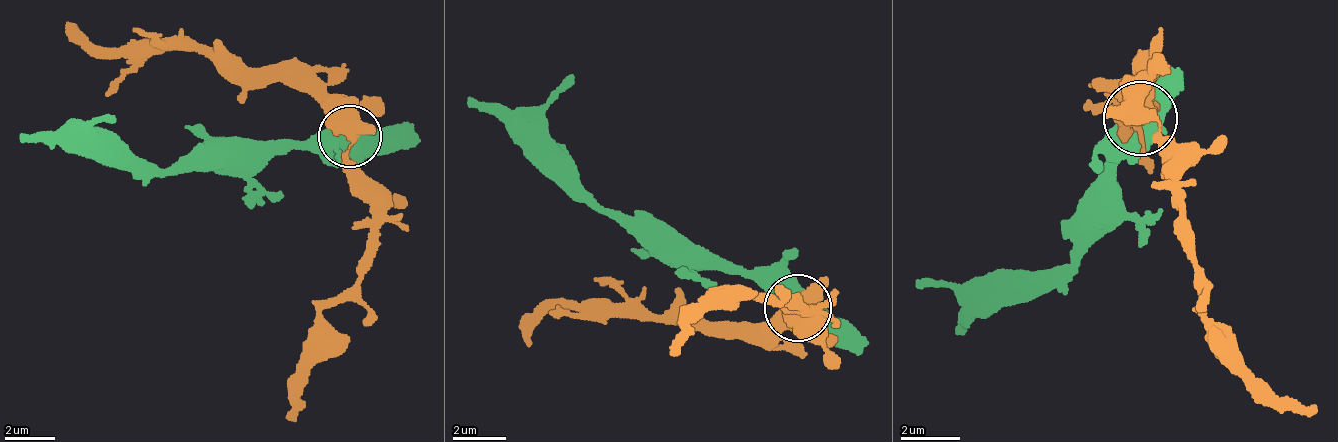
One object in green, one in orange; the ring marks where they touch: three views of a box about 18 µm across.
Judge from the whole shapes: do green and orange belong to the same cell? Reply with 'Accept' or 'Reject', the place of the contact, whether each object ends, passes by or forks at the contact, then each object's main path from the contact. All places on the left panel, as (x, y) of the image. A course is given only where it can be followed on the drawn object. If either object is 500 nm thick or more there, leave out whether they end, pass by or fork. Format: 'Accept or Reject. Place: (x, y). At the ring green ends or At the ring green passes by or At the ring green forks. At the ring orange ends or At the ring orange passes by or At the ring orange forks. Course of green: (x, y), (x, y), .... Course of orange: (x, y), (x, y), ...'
Reject. Place: (350, 136). Course of green: (345, 135), (271, 149), (228, 151), (158, 165), (96, 132), (91, 121), (112, 122). Course of orange: (351, 135), (347, 169), (368, 204), (369, 265), (322, 325), (285, 418)

